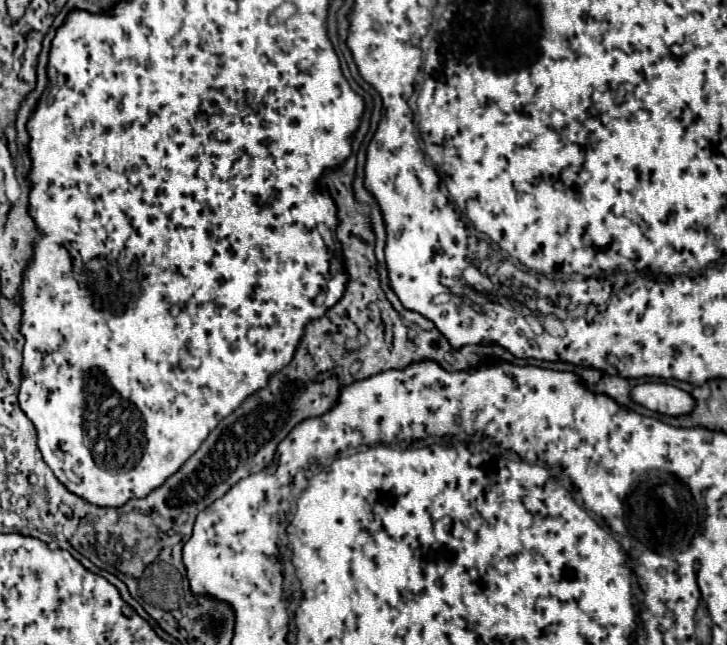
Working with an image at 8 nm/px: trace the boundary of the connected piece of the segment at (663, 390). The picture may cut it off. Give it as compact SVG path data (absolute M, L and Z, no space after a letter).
M645 382L631 390L631 400L665 416L685 416L693 410L695 400L689 392L671 386Z

